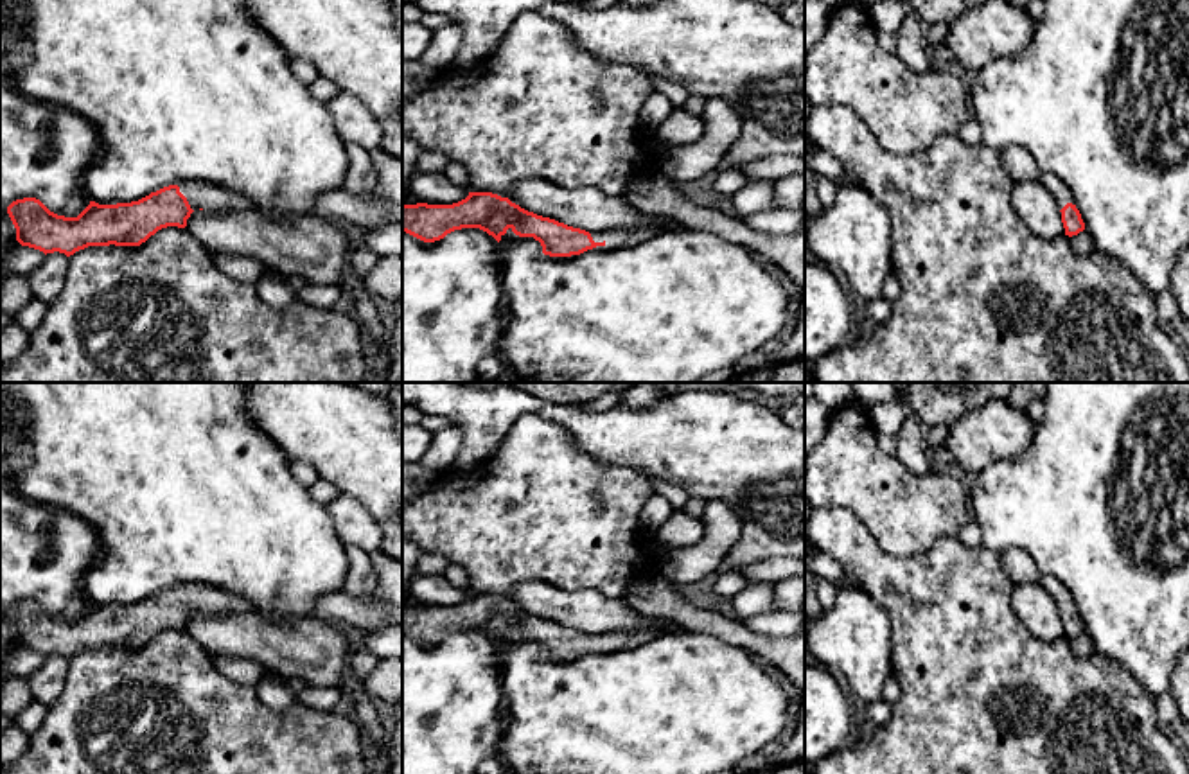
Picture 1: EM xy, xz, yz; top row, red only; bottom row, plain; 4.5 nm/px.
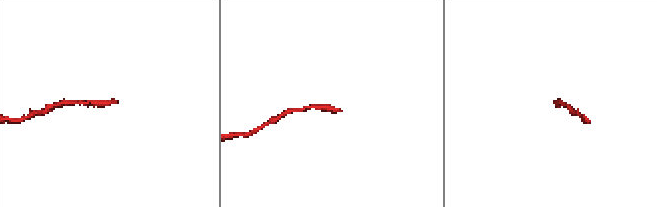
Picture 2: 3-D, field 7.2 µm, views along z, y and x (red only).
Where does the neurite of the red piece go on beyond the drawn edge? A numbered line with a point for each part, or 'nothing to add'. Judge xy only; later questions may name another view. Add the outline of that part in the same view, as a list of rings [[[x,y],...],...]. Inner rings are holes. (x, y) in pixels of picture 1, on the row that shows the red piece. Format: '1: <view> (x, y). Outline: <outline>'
1: xy (209, 196). Outline: [[[185,180],[178,183],[192,210],[203,208],[212,214],[239,212],[250,207],[250,201],[210,181]]]

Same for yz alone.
1: yz (1053, 184). Outline: [[[1042,172],[1038,180],[1049,190],[1049,194],[1054,198],[1060,210],[1067,203],[1076,205],[1070,190],[1067,189],[1067,185],[1058,176],[1054,176],[1052,172]]]

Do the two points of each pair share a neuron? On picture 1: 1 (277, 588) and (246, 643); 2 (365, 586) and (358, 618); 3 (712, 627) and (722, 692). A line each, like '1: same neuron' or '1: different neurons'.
1: different neurons
2: different neurons
3: different neurons

